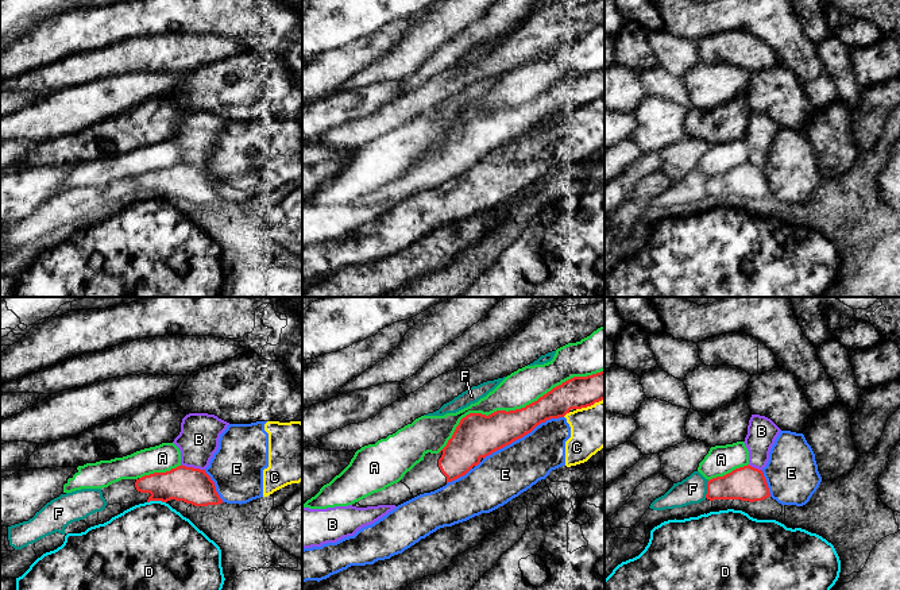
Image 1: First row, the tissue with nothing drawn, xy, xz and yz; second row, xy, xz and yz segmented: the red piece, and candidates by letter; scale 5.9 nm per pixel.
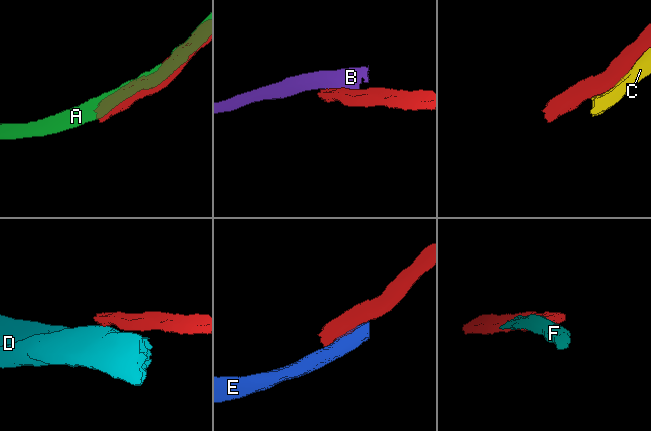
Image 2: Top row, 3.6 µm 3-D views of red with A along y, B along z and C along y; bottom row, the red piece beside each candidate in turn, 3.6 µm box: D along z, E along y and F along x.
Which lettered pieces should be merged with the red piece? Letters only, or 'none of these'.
none of these

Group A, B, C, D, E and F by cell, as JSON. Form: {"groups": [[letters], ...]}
{"groups": [["A"], ["B"], ["C", "E"], ["D"], ["F"]]}

